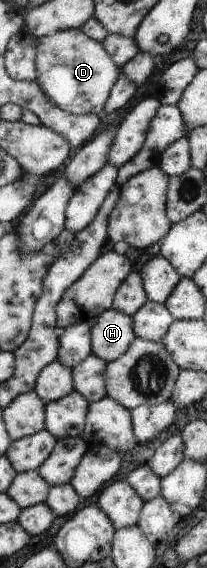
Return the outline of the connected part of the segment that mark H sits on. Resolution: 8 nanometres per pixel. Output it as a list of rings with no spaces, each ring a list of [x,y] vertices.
[[[114,308],[92,321],[92,354],[107,363],[119,360],[135,342],[134,317]]]

